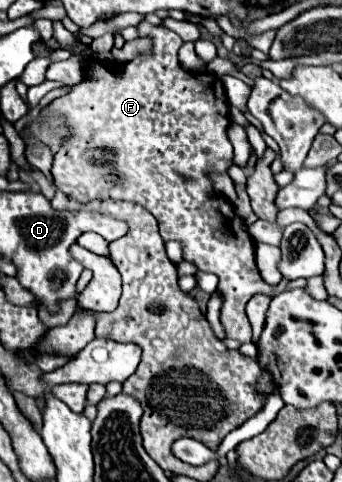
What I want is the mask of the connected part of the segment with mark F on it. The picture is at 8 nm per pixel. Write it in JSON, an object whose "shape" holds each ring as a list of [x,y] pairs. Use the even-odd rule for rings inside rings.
{"shape":[[[142,22],[138,24],[138,36],[144,38],[152,38],[152,54],[144,54],[144,56],[136,56],[132,62],[128,62],[124,66],[124,74],[116,72],[116,70],[110,70],[110,66],[102,64],[102,62],[92,62],[90,68],[86,70],[86,80],[82,84],[76,84],[76,86],[68,86],[66,90],[70,90],[66,96],[54,100],[50,106],[46,106],[42,110],[42,116],[46,118],[52,118],[56,114],[64,116],[66,118],[66,128],[70,132],[70,136],[66,138],[66,144],[60,148],[60,152],[54,156],[54,166],[52,166],[52,176],[54,176],[54,184],[58,190],[62,190],[64,194],[68,194],[70,198],[78,200],[78,202],[90,202],[90,200],[102,200],[102,198],[114,198],[114,200],[130,200],[130,202],[136,202],[136,204],[142,204],[156,220],[158,220],[158,228],[160,228],[160,236],[164,240],[178,240],[184,244],[184,260],[190,260],[198,266],[198,270],[202,272],[212,272],[220,278],[220,284],[218,284],[218,294],[224,298],[224,304],[222,304],[222,314],[220,314],[220,322],[226,330],[226,336],[228,338],[234,338],[238,342],[250,342],[252,340],[252,328],[250,328],[250,322],[248,322],[248,316],[246,316],[246,302],[262,292],[262,294],[272,294],[272,292],[280,292],[286,288],[286,280],[280,282],[280,286],[272,288],[268,286],[258,268],[256,268],[256,262],[254,262],[254,242],[250,238],[248,232],[242,230],[242,218],[236,216],[232,204],[228,200],[224,200],[222,196],[218,196],[212,188],[212,182],[208,178],[206,172],[226,172],[232,164],[232,144],[228,140],[228,126],[230,126],[230,108],[228,108],[228,98],[224,94],[224,84],[222,80],[216,76],[216,74],[210,74],[210,72],[190,72],[190,70],[184,70],[180,64],[178,64],[178,50],[180,46],[184,44],[182,38],[168,30],[168,28],[160,28],[160,26],[152,26],[150,22]],[[102,150],[106,150],[106,154],[110,154],[110,162],[94,162],[94,158],[98,158],[98,154],[102,154]]]}

